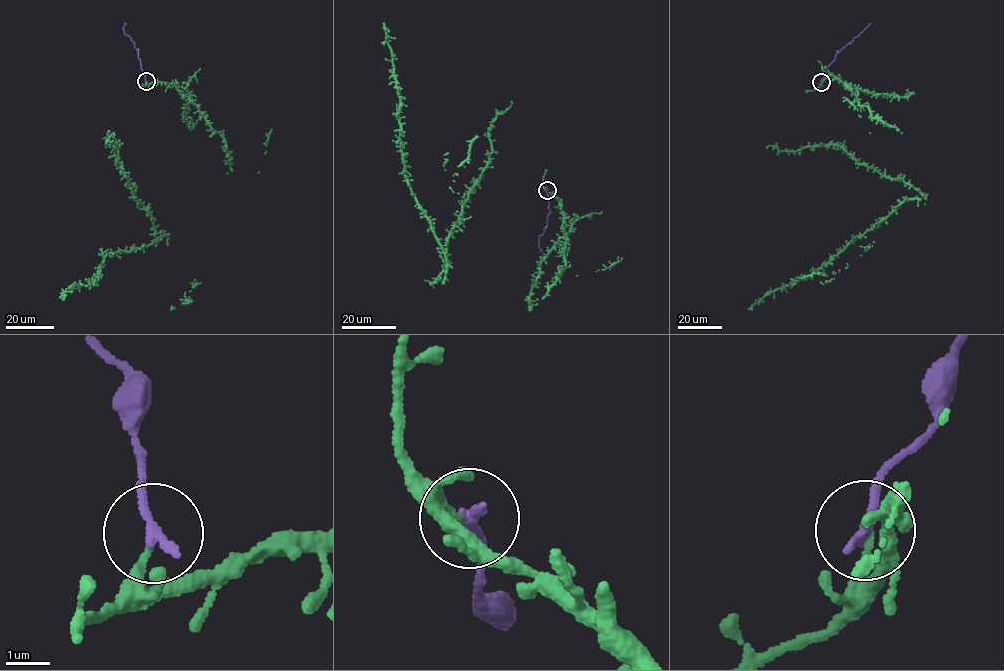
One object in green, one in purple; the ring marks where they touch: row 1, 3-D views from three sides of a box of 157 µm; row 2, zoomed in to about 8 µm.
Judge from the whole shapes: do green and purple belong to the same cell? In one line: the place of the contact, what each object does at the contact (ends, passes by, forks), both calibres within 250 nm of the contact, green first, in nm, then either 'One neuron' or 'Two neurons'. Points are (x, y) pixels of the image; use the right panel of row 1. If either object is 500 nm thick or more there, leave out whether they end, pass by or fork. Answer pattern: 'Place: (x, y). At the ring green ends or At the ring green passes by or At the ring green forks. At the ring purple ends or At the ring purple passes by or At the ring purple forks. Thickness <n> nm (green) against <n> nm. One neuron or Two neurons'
Place: (821, 82). At the ring green ends. At the ring purple ends. Thickness 140 nm (green) against 260 nm. Two neurons

